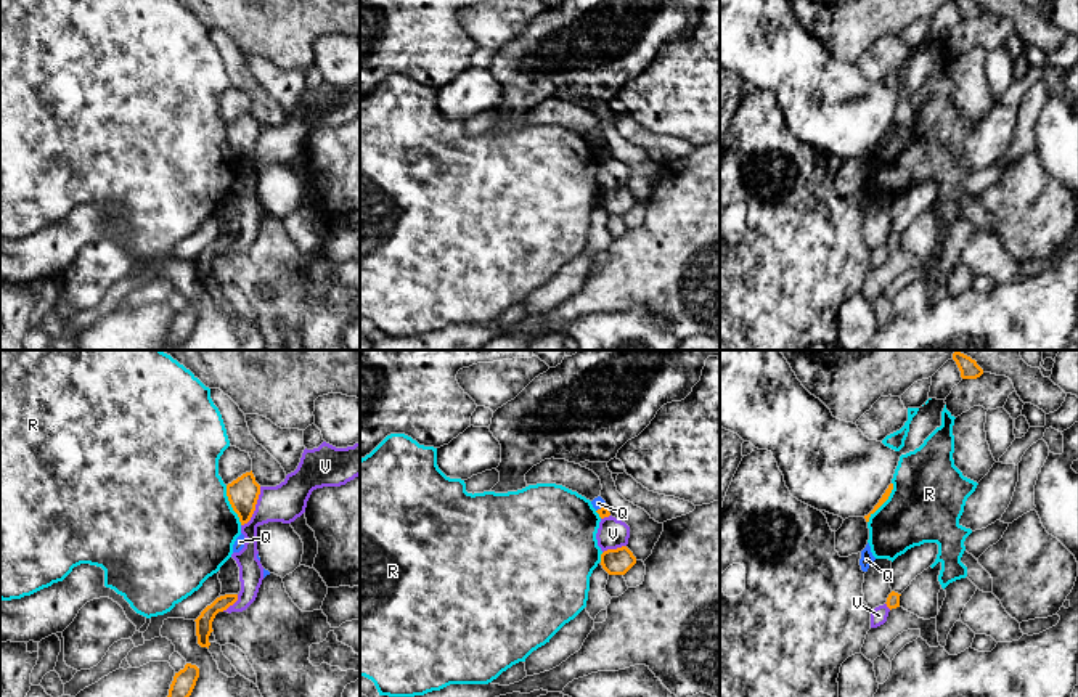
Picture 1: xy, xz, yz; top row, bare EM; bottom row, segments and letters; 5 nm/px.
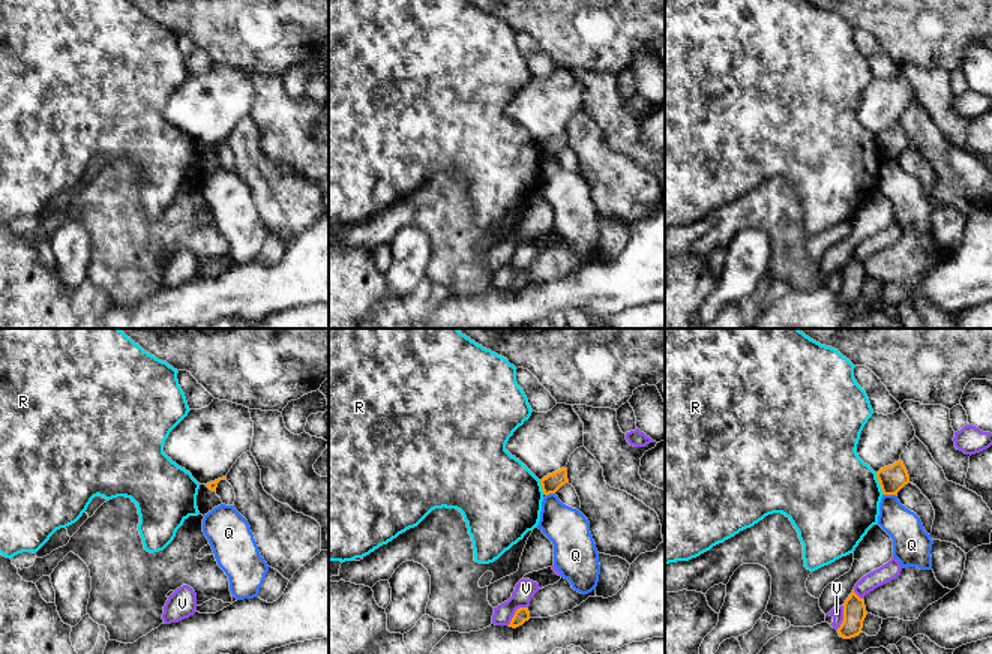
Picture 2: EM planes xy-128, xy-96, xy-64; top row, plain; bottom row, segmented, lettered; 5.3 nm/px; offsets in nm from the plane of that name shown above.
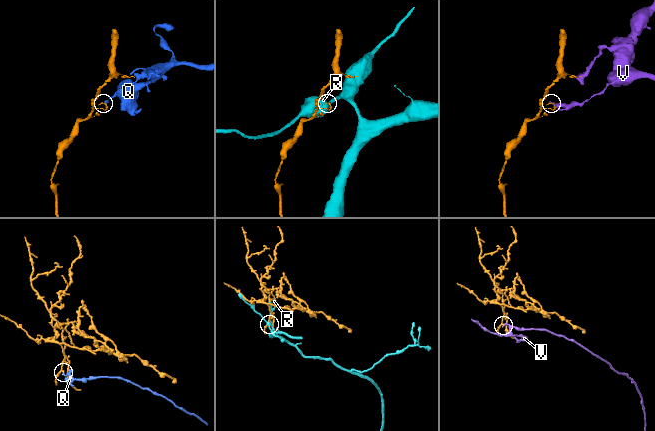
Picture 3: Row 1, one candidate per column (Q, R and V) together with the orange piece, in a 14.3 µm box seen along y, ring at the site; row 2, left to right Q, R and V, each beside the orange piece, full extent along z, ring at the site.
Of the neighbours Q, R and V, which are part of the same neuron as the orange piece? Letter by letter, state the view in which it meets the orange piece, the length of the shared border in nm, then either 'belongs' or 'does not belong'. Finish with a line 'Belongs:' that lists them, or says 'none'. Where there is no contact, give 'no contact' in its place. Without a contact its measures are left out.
Q: xz | 60 nm | does not belong
R: yz | 240 nm | does not belong
V: xy | 220 nm | does not belong
Belongs: none

